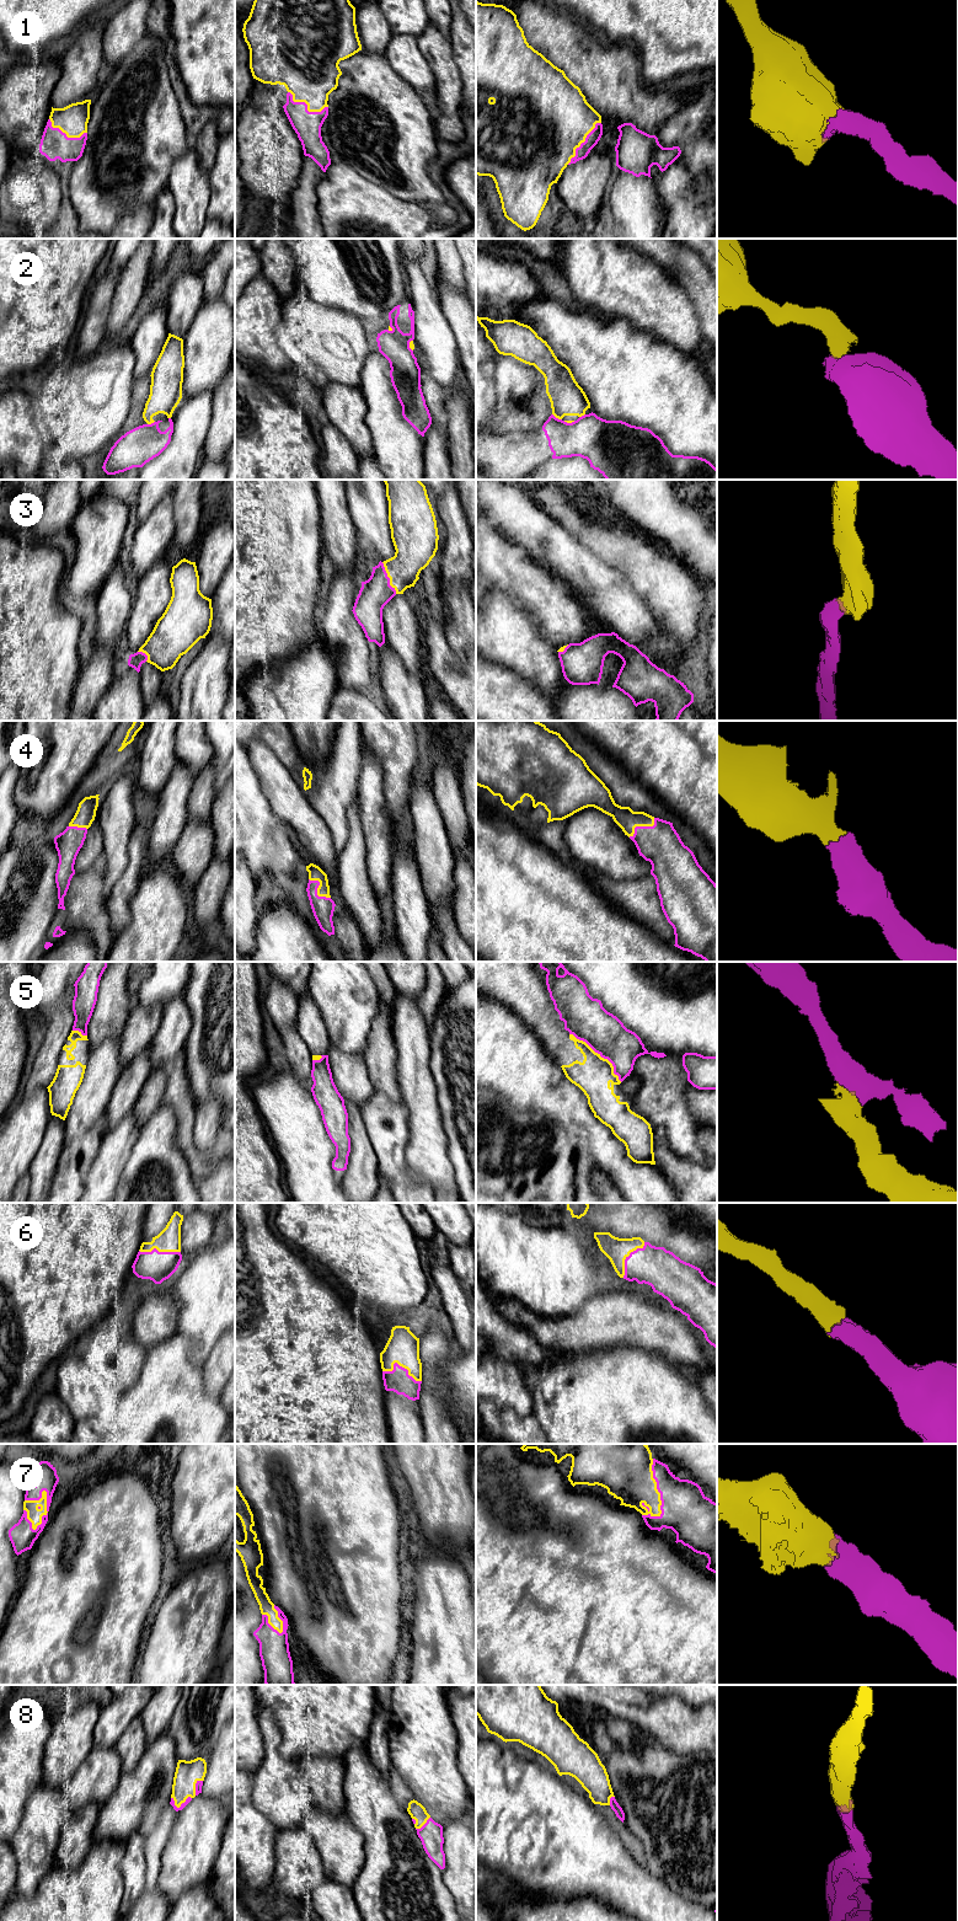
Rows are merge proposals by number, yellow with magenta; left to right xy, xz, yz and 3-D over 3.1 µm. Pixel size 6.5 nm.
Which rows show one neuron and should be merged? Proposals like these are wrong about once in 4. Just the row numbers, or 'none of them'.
1, 3, 4, 6, 7, 8

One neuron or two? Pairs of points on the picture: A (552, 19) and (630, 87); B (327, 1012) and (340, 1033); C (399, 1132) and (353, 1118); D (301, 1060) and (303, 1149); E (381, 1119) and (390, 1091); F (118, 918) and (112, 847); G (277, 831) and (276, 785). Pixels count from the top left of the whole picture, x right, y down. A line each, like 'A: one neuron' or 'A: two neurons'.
A: one neuron
B: one neuron
C: two neurons
D: one neuron
E: two neurons
F: two neurons
G: two neurons

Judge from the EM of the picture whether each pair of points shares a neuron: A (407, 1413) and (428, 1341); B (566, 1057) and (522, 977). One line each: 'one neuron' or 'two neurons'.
A: two neurons
B: one neuron

